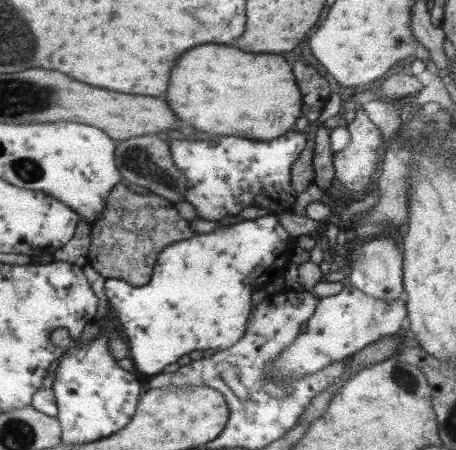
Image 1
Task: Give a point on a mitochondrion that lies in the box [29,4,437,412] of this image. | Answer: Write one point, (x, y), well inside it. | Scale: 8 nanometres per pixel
(137, 159)

